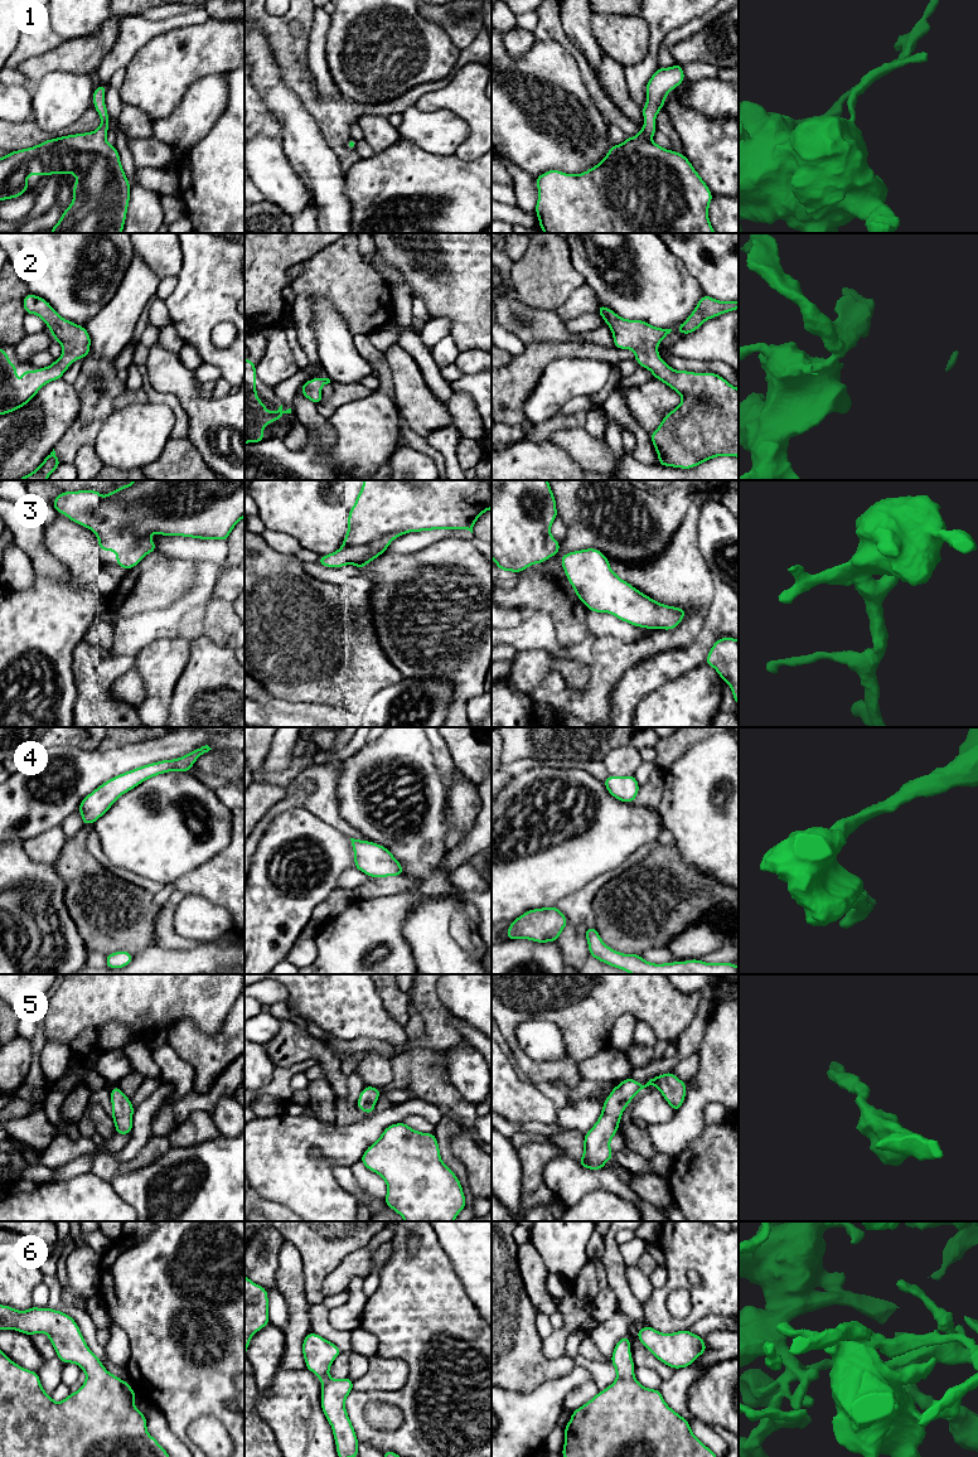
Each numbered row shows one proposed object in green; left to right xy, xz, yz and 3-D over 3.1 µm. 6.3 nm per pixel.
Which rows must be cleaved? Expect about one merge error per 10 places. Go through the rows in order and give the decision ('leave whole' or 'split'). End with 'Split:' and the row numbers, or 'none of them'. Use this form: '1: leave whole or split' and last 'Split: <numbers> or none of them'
1: leave whole
2: leave whole
3: leave whole
4: leave whole
5: leave whole
6: leave whole
Split: none of them

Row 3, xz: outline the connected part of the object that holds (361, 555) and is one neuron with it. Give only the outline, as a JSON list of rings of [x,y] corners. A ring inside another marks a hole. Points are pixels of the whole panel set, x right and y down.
[[[363,480],[363,487],[348,515],[348,532],[343,546],[324,555],[318,561],[326,567],[340,568],[344,565],[355,565],[360,571],[381,556],[393,539],[410,532],[434,529],[468,529],[473,533],[476,519],[492,509],[492,480]]]

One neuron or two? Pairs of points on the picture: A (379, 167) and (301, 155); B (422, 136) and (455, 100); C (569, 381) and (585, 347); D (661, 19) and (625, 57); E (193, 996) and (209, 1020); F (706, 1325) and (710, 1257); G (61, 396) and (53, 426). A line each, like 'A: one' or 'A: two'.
A: two
B: two
C: two
D: two
E: one
F: two
G: one

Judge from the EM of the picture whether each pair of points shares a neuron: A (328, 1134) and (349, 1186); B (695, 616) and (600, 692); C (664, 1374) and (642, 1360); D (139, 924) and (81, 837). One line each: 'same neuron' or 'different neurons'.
A: different neurons
B: same neuron
C: same neuron
D: same neuron

